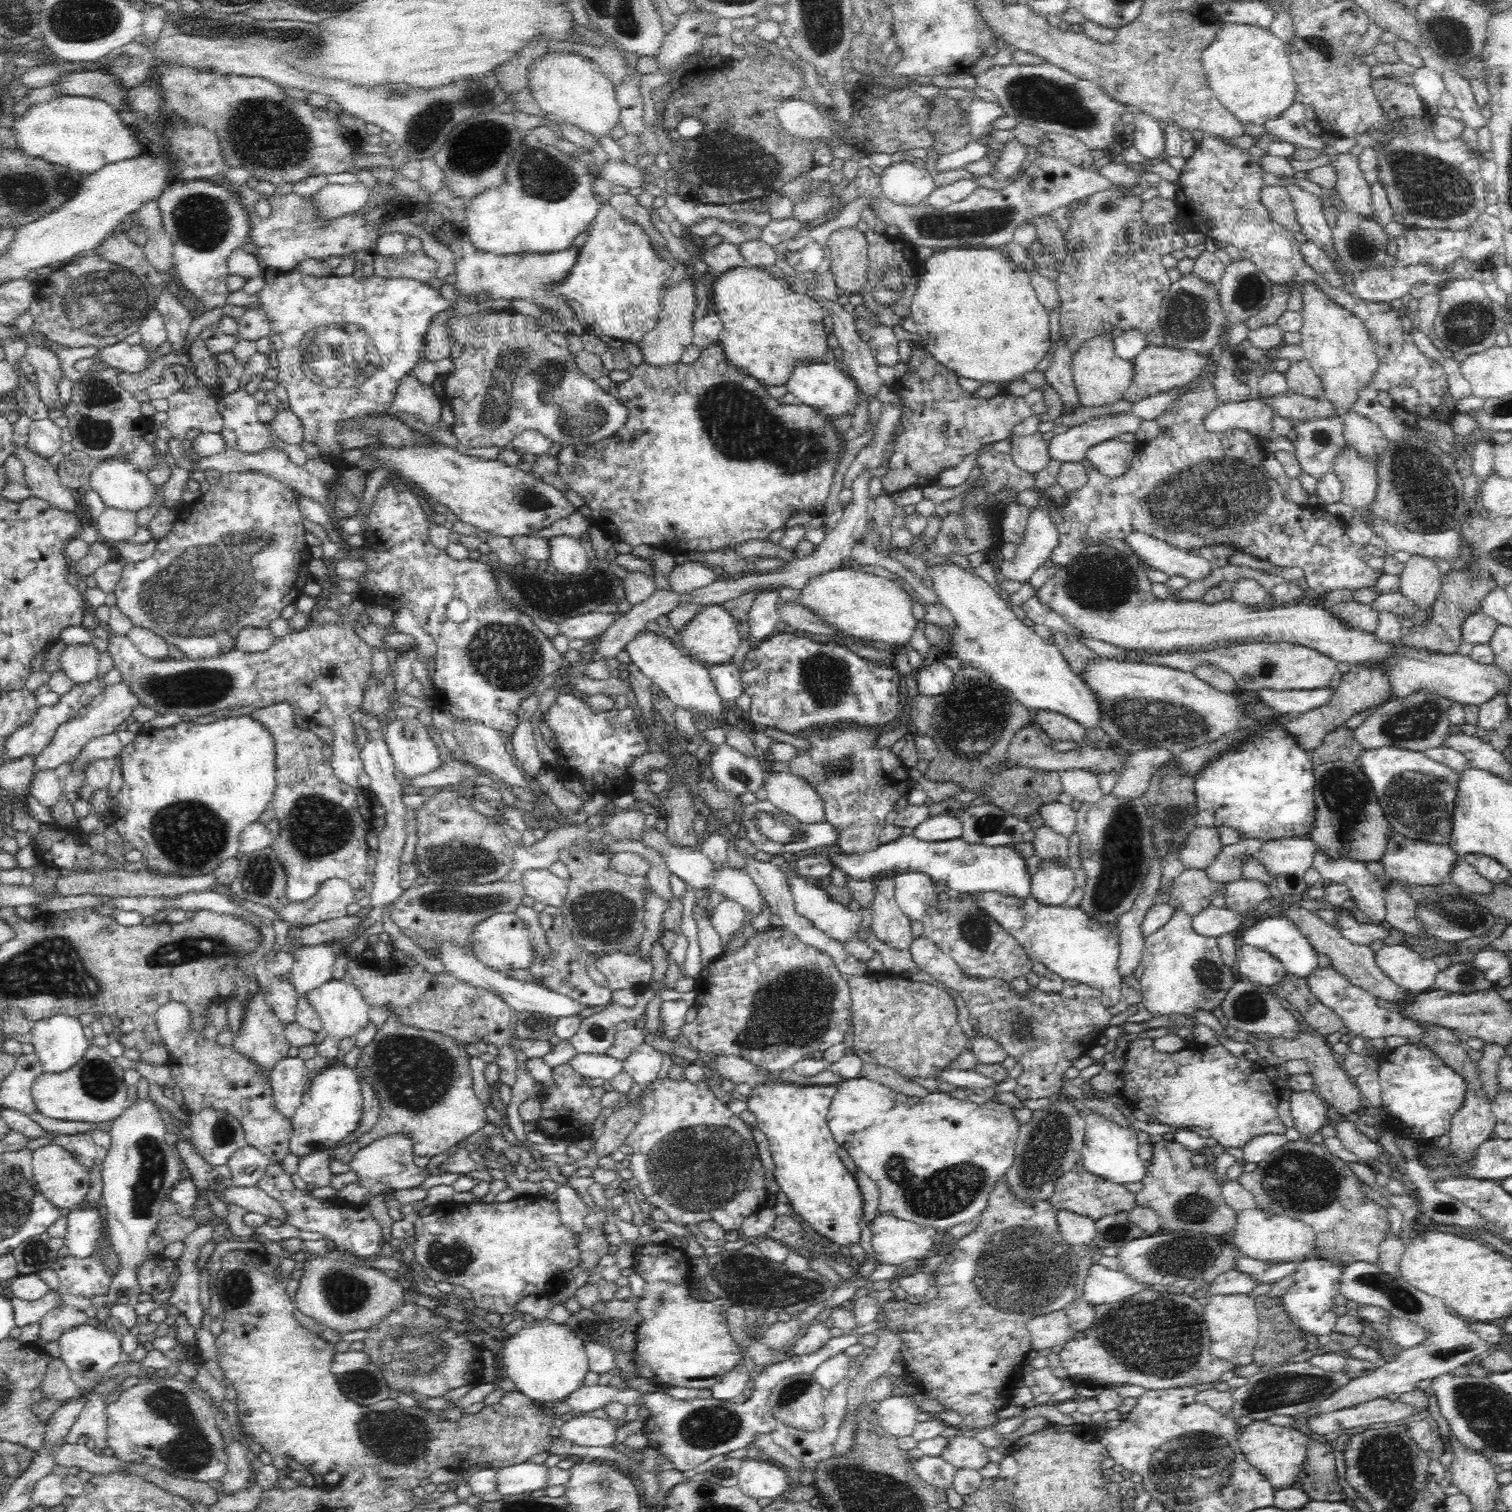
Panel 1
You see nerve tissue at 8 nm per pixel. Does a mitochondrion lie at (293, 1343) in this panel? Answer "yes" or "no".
no

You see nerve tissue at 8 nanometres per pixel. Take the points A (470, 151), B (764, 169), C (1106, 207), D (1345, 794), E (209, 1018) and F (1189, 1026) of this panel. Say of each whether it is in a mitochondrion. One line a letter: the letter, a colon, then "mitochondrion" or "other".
A: mitochondrion
B: mitochondrion
C: mitochondrion
D: mitochondrion
E: other
F: other

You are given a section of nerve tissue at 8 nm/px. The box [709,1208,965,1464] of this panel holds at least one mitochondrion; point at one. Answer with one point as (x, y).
(746, 1278)

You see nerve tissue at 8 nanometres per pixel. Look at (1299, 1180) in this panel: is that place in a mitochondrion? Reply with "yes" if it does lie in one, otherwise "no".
yes

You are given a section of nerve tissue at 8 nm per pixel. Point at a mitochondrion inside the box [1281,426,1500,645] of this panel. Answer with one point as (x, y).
(1424, 492)

